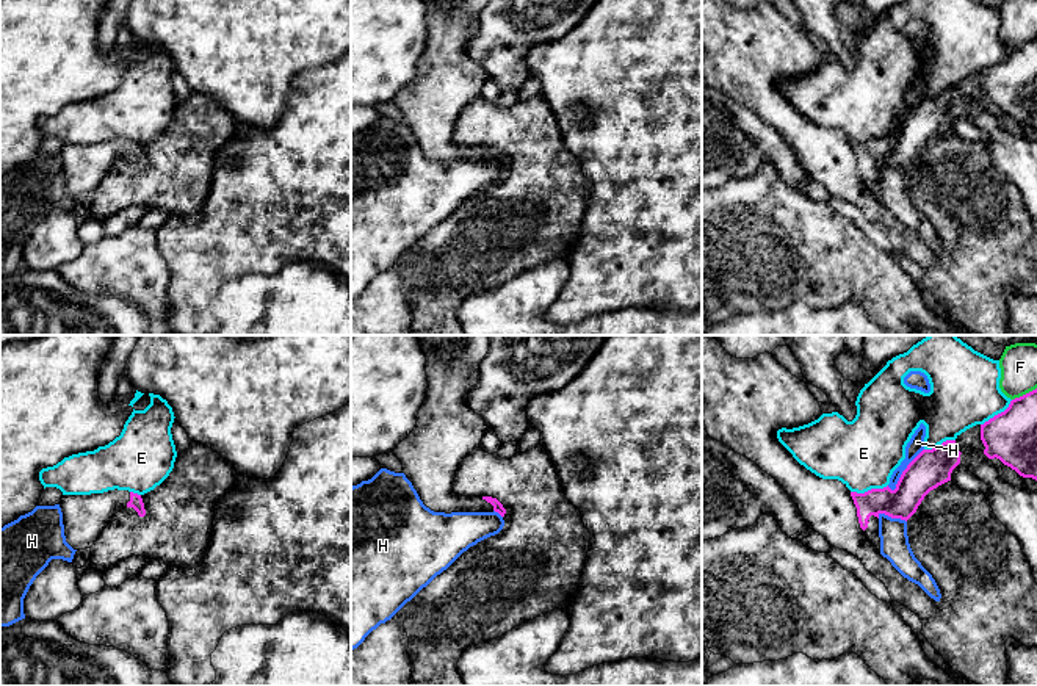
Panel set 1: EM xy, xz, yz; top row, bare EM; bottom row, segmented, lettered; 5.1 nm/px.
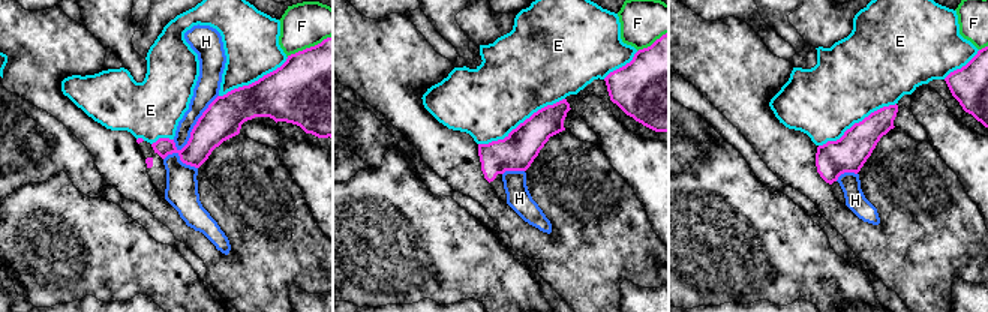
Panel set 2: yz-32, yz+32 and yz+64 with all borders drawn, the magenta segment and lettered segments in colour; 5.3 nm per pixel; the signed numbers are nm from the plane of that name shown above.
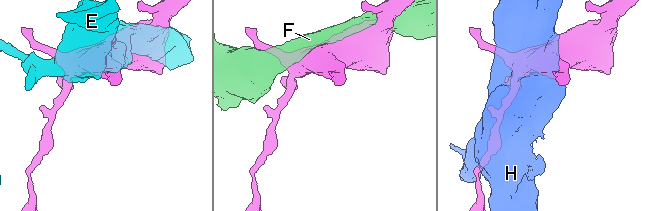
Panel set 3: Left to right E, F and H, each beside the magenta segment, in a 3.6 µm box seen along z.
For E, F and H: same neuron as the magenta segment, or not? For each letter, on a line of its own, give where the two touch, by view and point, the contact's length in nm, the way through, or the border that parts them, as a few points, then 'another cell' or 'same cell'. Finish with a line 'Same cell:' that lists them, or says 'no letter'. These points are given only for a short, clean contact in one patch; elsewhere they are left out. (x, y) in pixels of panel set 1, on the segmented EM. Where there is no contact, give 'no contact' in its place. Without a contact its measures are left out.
E: contact yz (868, 491); length 200 nm; another cell
F: contact yz (1023, 395); length 140 nm; another cell
H: contact yz (904, 470); length 280 nm; another cell
Same cell: no letter

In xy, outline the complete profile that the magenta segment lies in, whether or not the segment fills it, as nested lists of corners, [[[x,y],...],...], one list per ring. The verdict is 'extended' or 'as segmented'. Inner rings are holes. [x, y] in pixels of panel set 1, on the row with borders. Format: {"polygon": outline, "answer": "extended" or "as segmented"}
{"polygon": [[[117,489],[91,495],[64,495],[60,507],[66,542],[74,550],[92,547],[113,517],[124,507],[133,507],[139,517],[146,515],[141,495]]], "answer": "extended"}

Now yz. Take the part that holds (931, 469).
{"polygon": [[[946,440],[932,450],[923,450],[902,471],[894,490],[887,486],[865,493],[851,492],[860,528],[874,548],[880,543],[879,515],[907,522],[930,490],[951,481],[960,454],[956,440]]], "answer": "extended"}

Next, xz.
{"polygon": [[[417,335],[426,357],[428,388],[414,431],[393,450],[403,473],[420,500],[434,512],[498,512],[506,509],[492,496],[462,496],[453,490],[464,457],[479,446],[487,424],[468,407],[468,395],[478,384],[479,363],[489,351],[489,335]]], "answer": "extended"}

